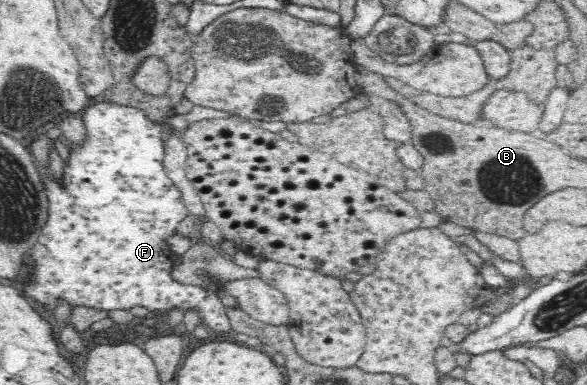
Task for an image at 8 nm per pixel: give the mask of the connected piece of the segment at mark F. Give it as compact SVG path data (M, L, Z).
M97 99L84 109L80 117L86 126L86 140L72 146L62 180L54 180L50 174L50 178L44 182L50 200L48 226L42 226L42 236L38 238L40 244L34 246L34 258L30 258L32 266L28 268L32 270L32 282L26 284L22 292L52 311L60 300L64 300L72 309L86 306L106 312L144 306L157 318L169 310L181 310L184 314L192 311L198 315L204 327L229 333L232 327L226 308L214 289L195 279L188 283L178 282L171 275L174 265L166 240L176 233L178 224L189 212L178 187L172 183L163 167L163 122L150 121L139 101L129 107Z

